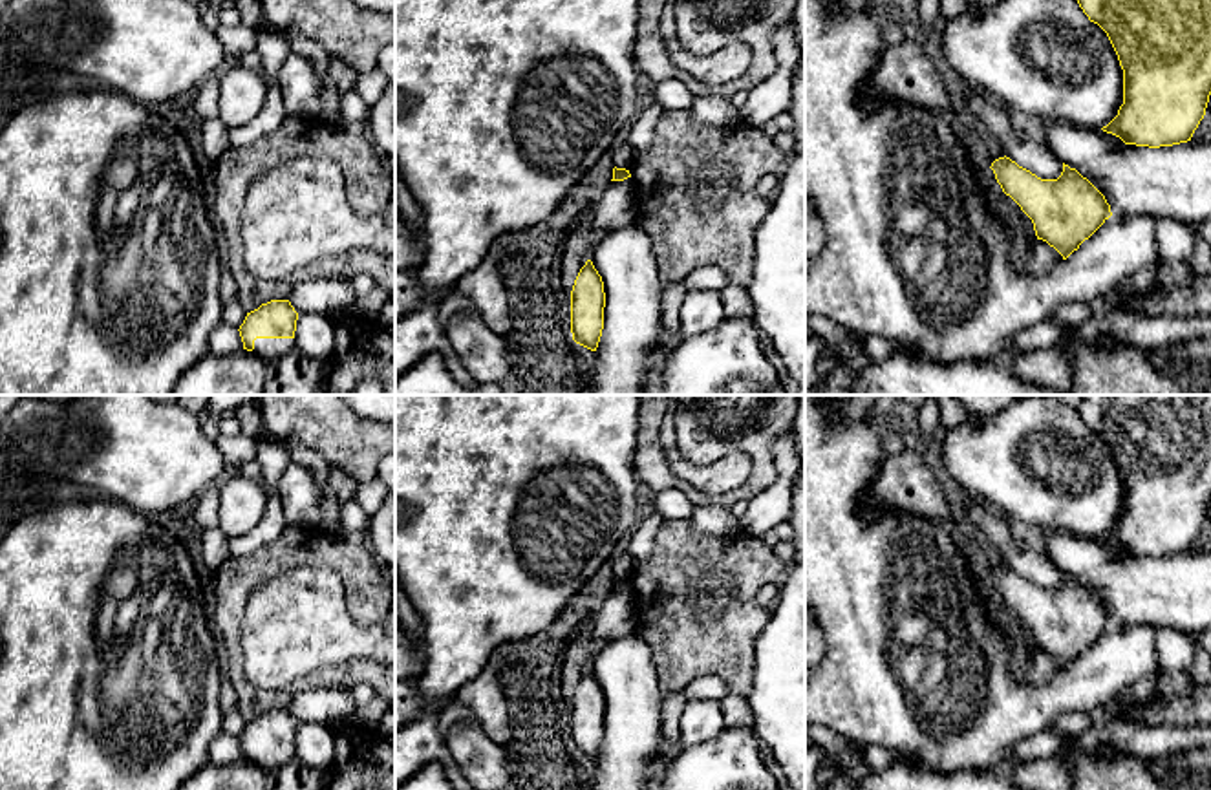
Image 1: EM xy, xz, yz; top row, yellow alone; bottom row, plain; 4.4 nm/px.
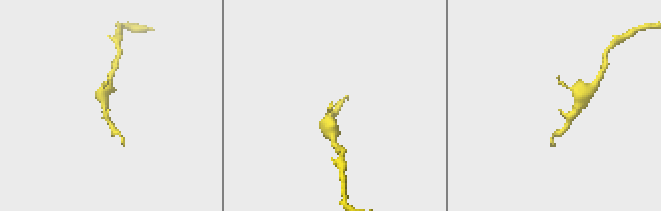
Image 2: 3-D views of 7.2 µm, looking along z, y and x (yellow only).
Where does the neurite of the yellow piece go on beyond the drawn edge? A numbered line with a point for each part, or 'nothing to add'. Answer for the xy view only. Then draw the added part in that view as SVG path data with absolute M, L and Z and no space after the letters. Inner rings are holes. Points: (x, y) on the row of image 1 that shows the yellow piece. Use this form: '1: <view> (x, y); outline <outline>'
1: xy (267, 350); outline M256 338L252 353L269 362L296 347L295 338Z

